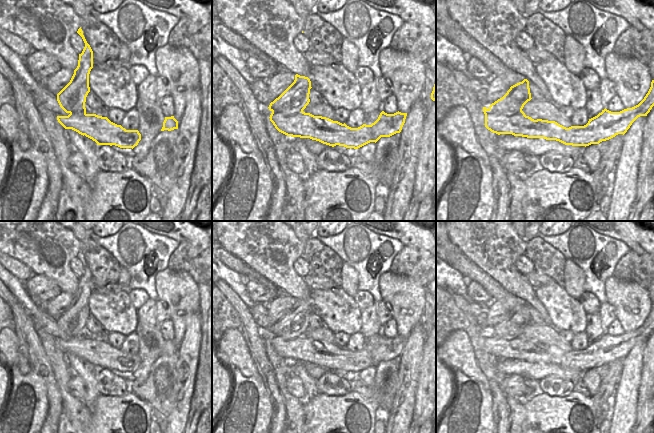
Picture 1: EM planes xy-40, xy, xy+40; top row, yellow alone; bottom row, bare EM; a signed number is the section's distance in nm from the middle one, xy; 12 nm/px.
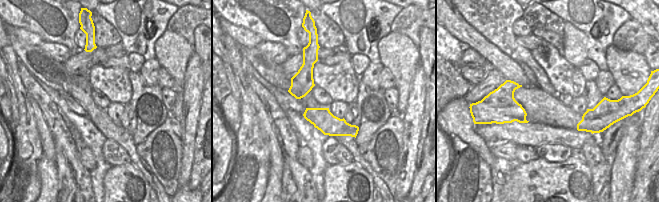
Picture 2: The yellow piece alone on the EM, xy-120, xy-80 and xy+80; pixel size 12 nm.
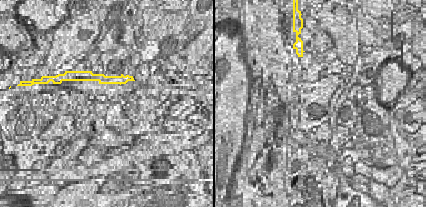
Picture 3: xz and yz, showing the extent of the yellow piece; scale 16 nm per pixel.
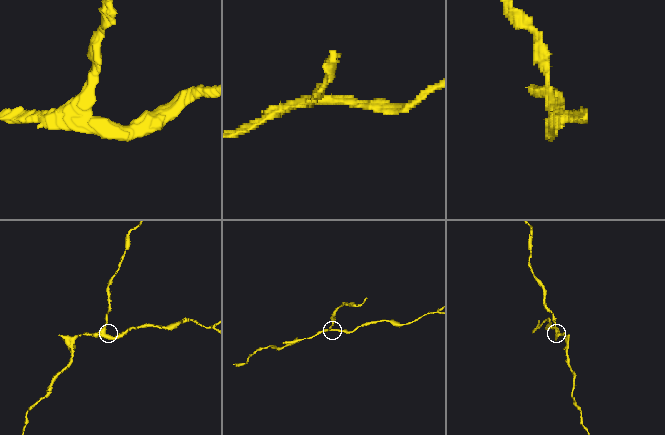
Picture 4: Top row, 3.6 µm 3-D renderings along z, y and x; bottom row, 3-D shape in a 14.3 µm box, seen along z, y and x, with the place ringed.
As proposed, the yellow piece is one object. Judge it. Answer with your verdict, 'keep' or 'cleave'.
cleave

